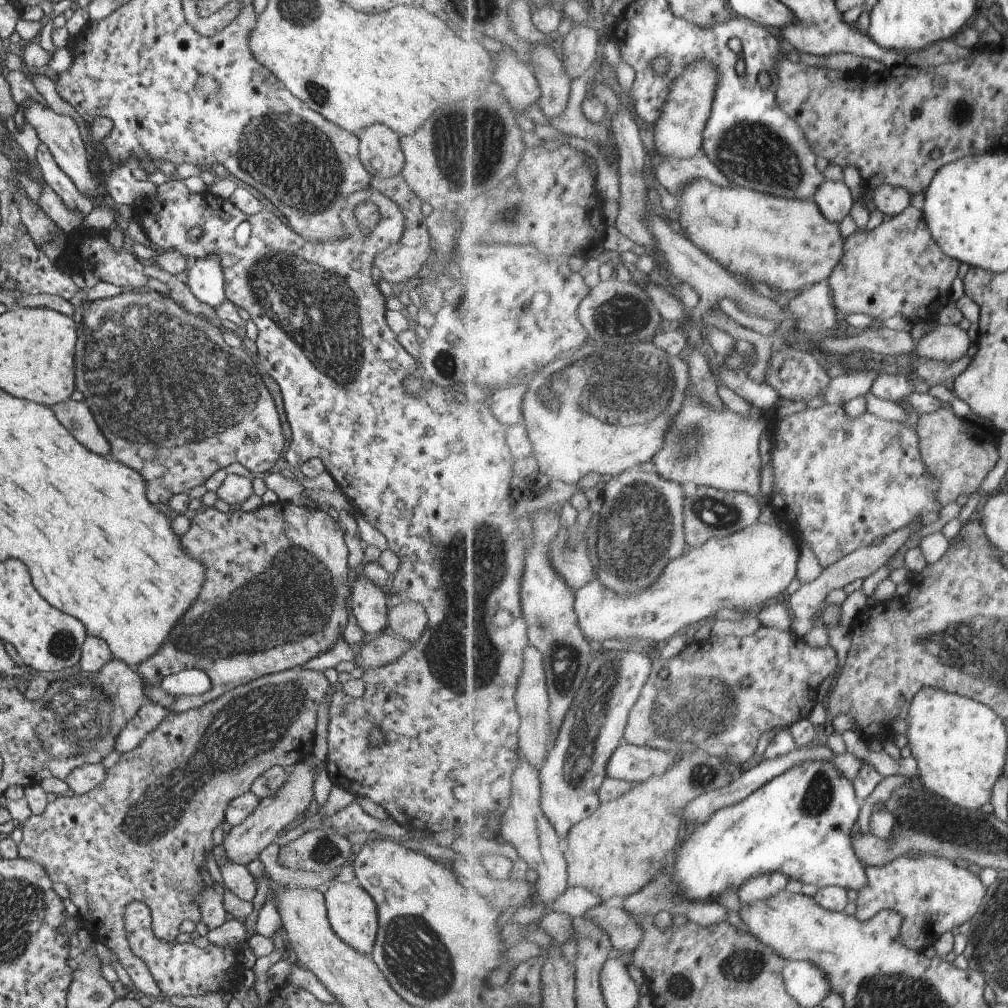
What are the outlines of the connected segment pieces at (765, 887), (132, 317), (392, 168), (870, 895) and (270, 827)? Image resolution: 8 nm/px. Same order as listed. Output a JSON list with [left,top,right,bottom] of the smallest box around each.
[[738,871,790,903],[74,290,285,504],[356,123,404,179],[856,856,987,951],[221,754,319,865]]

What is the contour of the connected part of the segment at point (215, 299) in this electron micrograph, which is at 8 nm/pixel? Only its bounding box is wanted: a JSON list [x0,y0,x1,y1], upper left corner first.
[186,253,225,309]

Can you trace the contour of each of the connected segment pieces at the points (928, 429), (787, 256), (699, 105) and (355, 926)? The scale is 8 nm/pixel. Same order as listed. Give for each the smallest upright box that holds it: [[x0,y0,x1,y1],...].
[[917,404,1000,506],[677,179,844,292],[654,60,719,159],[321,881,378,956]]

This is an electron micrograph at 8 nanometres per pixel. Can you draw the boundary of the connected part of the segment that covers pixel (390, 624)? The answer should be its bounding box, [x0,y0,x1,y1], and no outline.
[386,601,428,644]

